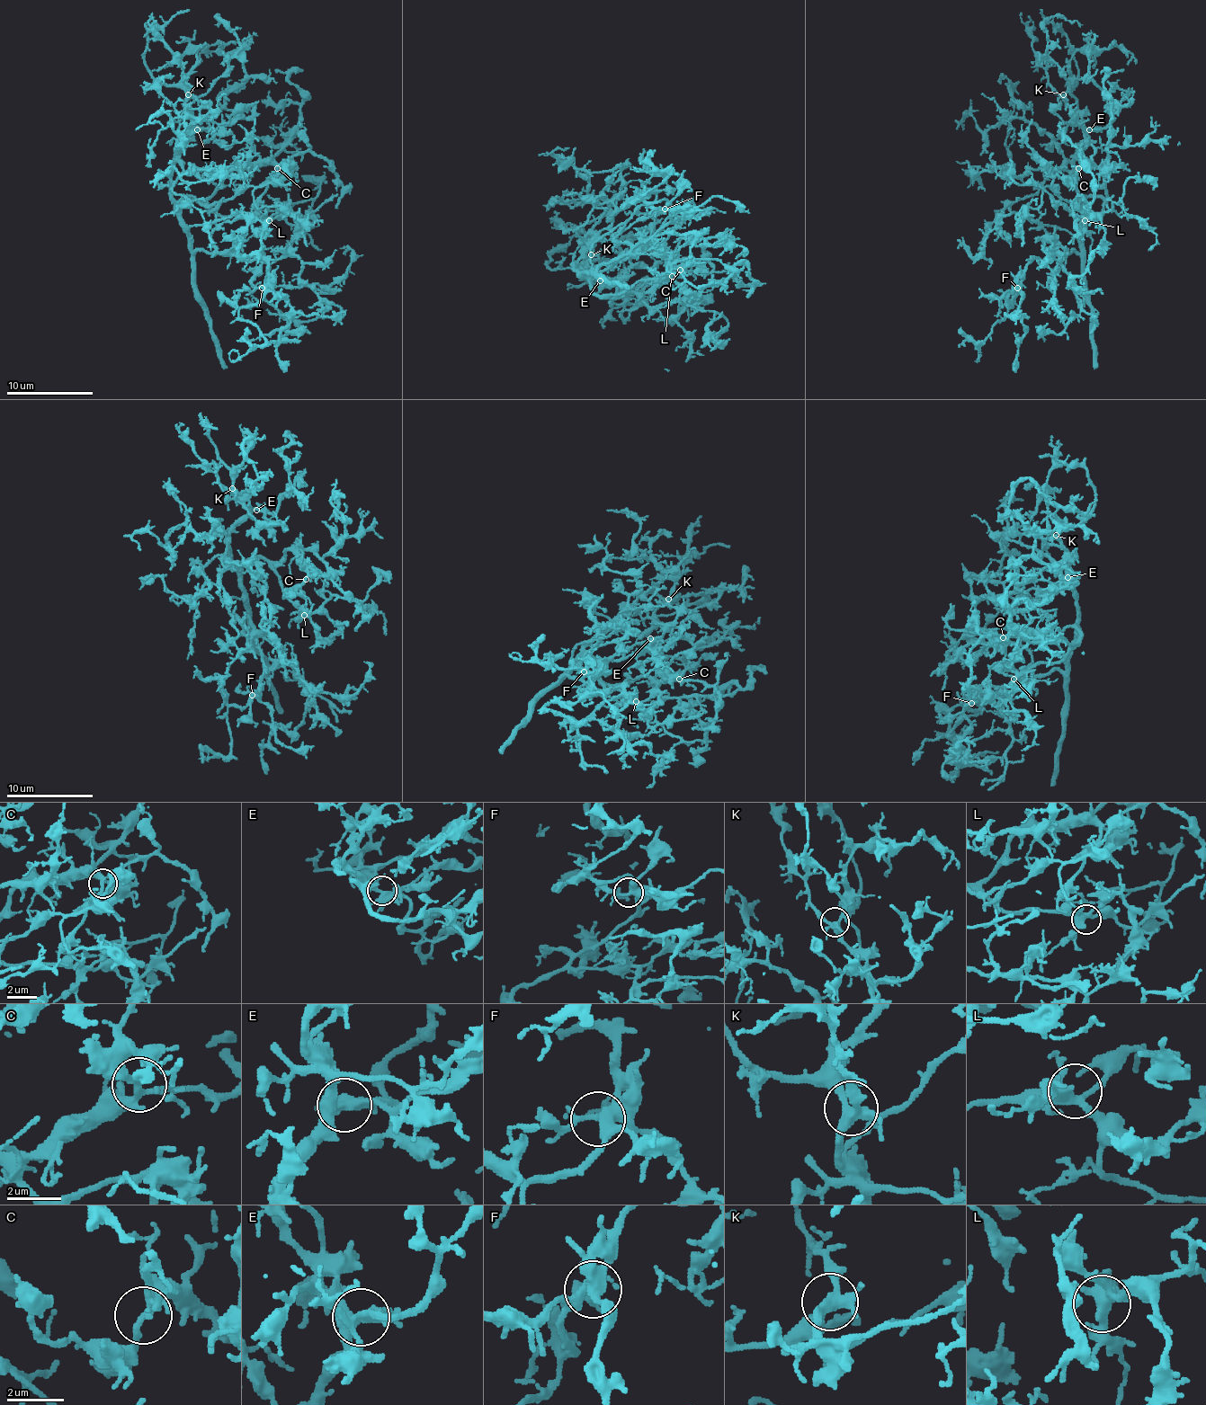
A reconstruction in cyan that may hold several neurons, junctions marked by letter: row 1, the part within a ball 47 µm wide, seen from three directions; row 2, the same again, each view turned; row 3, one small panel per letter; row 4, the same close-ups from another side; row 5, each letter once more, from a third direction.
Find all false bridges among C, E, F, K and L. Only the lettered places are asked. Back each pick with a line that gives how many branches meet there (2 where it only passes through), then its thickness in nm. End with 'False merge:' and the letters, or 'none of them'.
False merge: none of them

